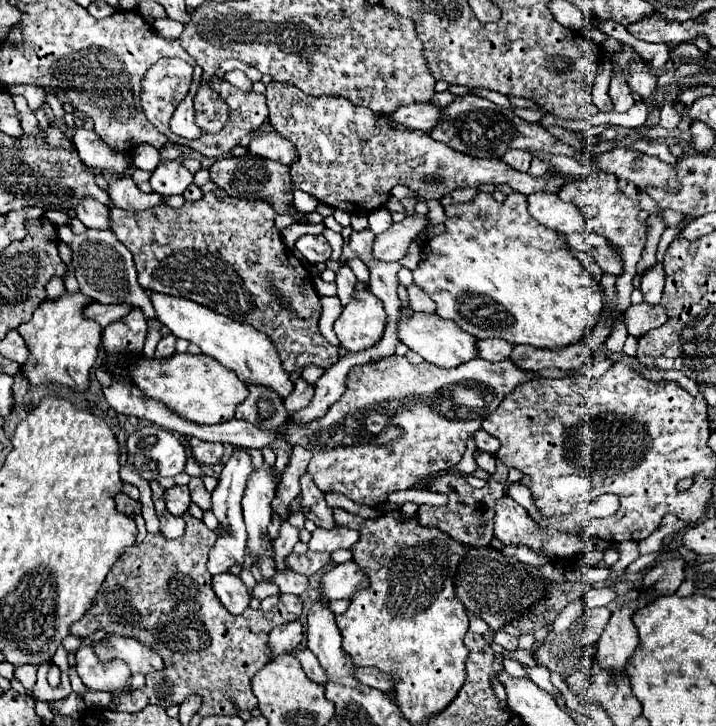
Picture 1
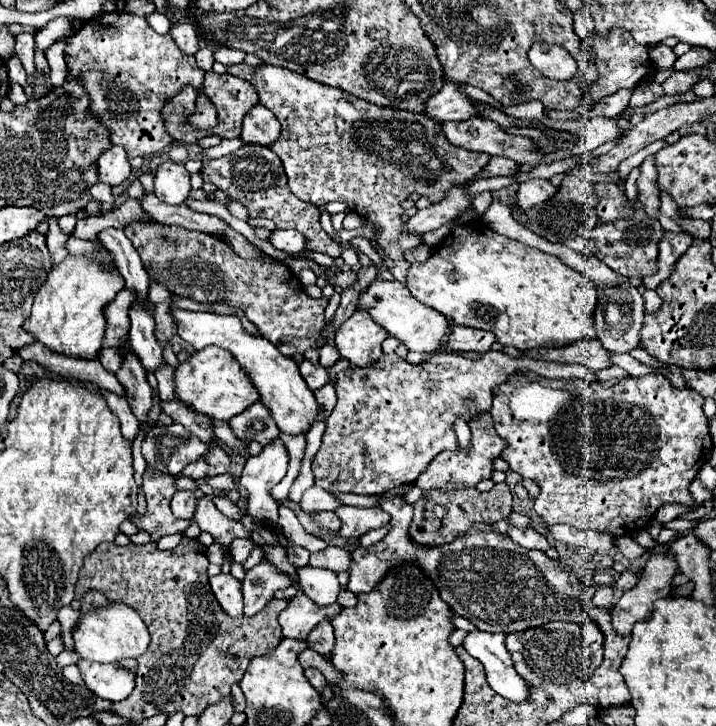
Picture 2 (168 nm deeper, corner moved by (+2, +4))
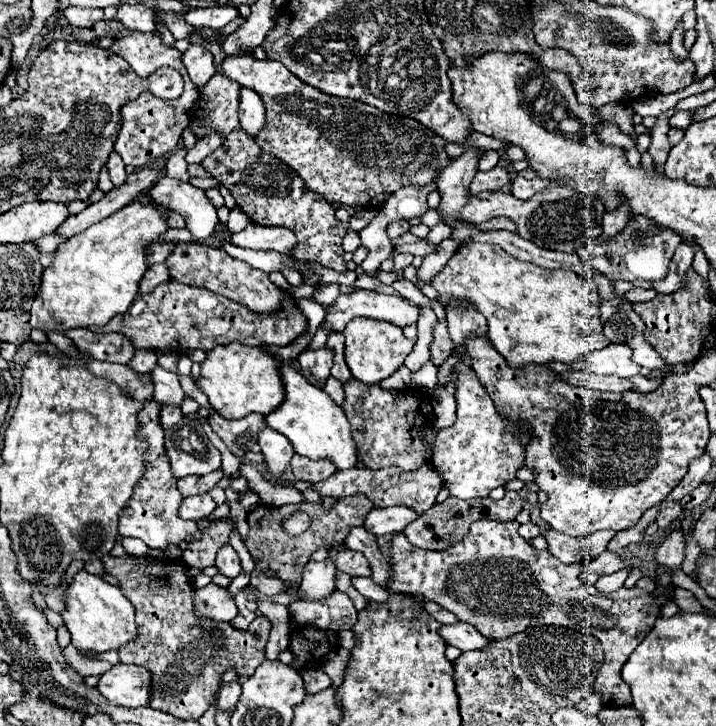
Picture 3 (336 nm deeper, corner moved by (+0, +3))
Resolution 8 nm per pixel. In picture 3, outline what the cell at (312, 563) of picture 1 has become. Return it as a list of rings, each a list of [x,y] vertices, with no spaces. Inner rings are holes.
[[[331,549],[329,557],[335,559],[339,571],[343,571],[343,573],[347,573],[351,577],[369,577],[371,575],[369,561],[367,561],[367,557],[363,553],[357,553],[357,551],[351,551],[351,549],[345,549],[345,551]]]

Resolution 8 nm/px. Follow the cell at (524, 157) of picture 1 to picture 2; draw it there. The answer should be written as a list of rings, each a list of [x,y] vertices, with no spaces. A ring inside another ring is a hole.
[[[491,158],[487,164],[485,172],[479,178],[489,178],[489,176],[513,176],[519,170],[519,166],[509,160],[509,158]]]

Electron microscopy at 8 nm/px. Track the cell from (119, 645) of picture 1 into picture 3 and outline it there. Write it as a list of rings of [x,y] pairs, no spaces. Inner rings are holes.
[[[85,569],[75,573],[71,585],[63,593],[63,601],[65,609],[61,611],[61,619],[71,633],[71,643],[77,649],[103,653],[109,649],[119,649],[137,637],[135,607],[131,601],[121,593],[119,587],[109,585],[105,579],[91,575]]]

